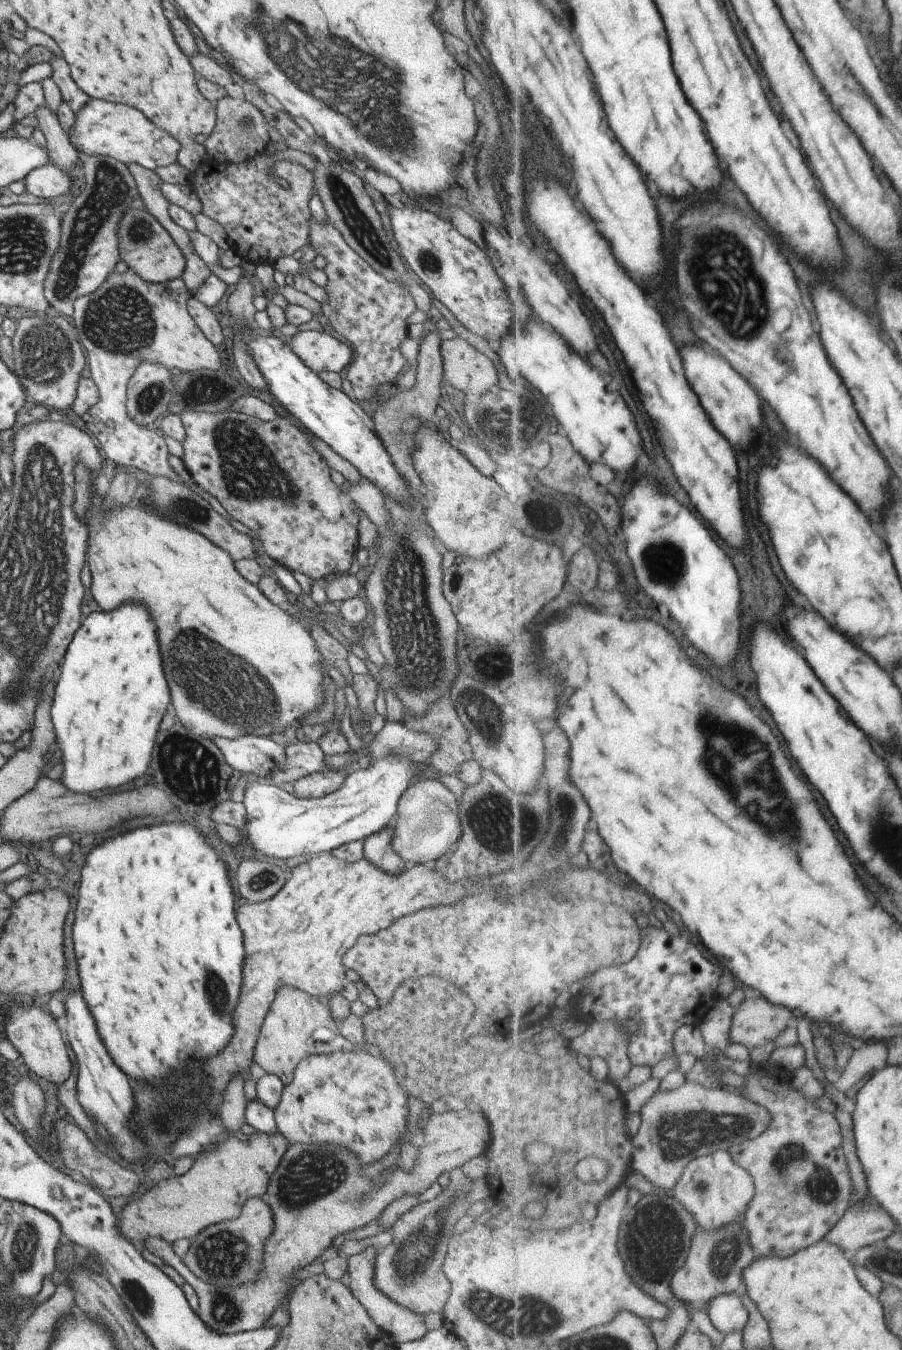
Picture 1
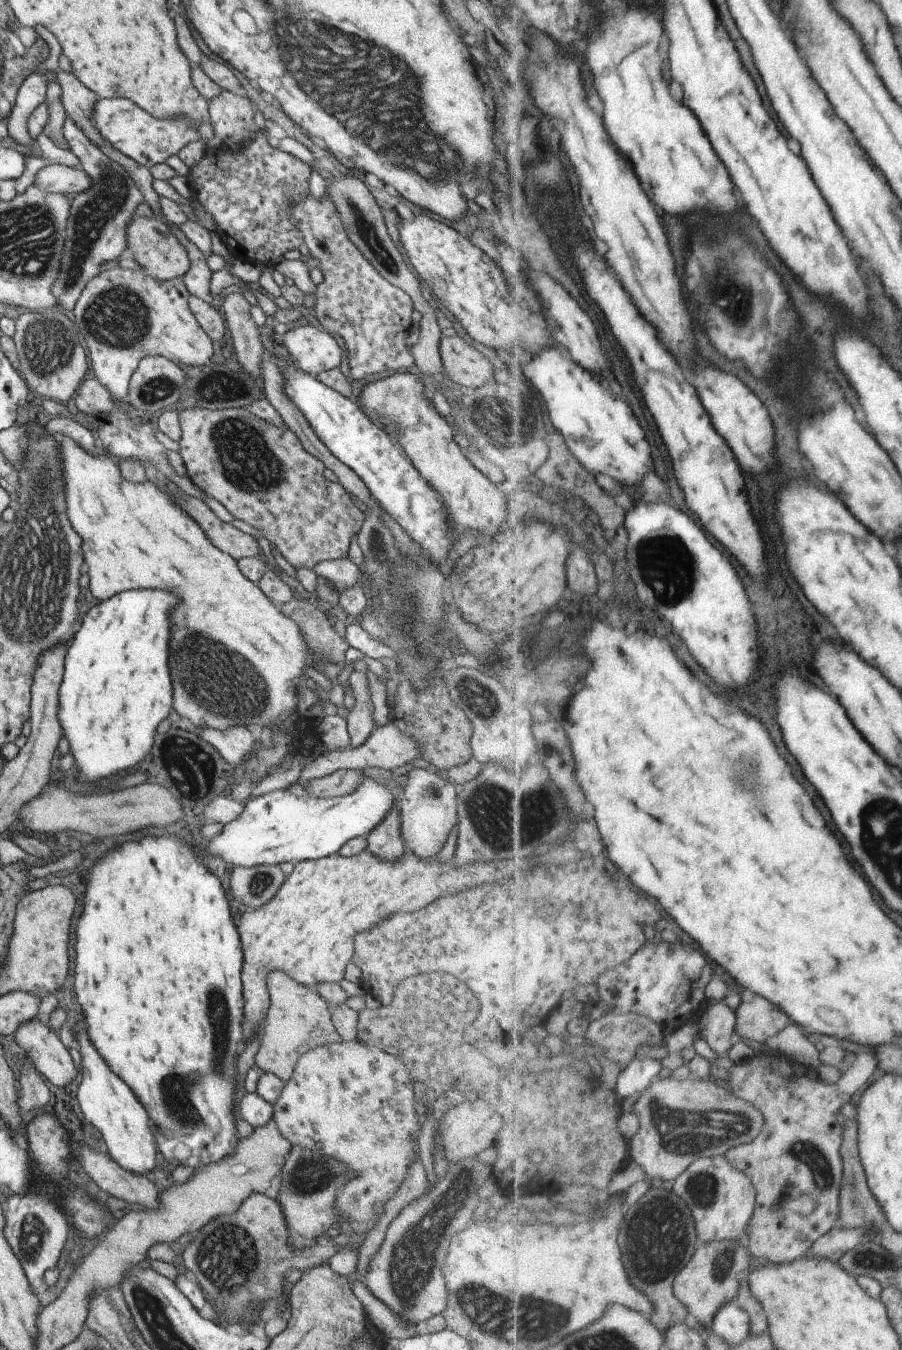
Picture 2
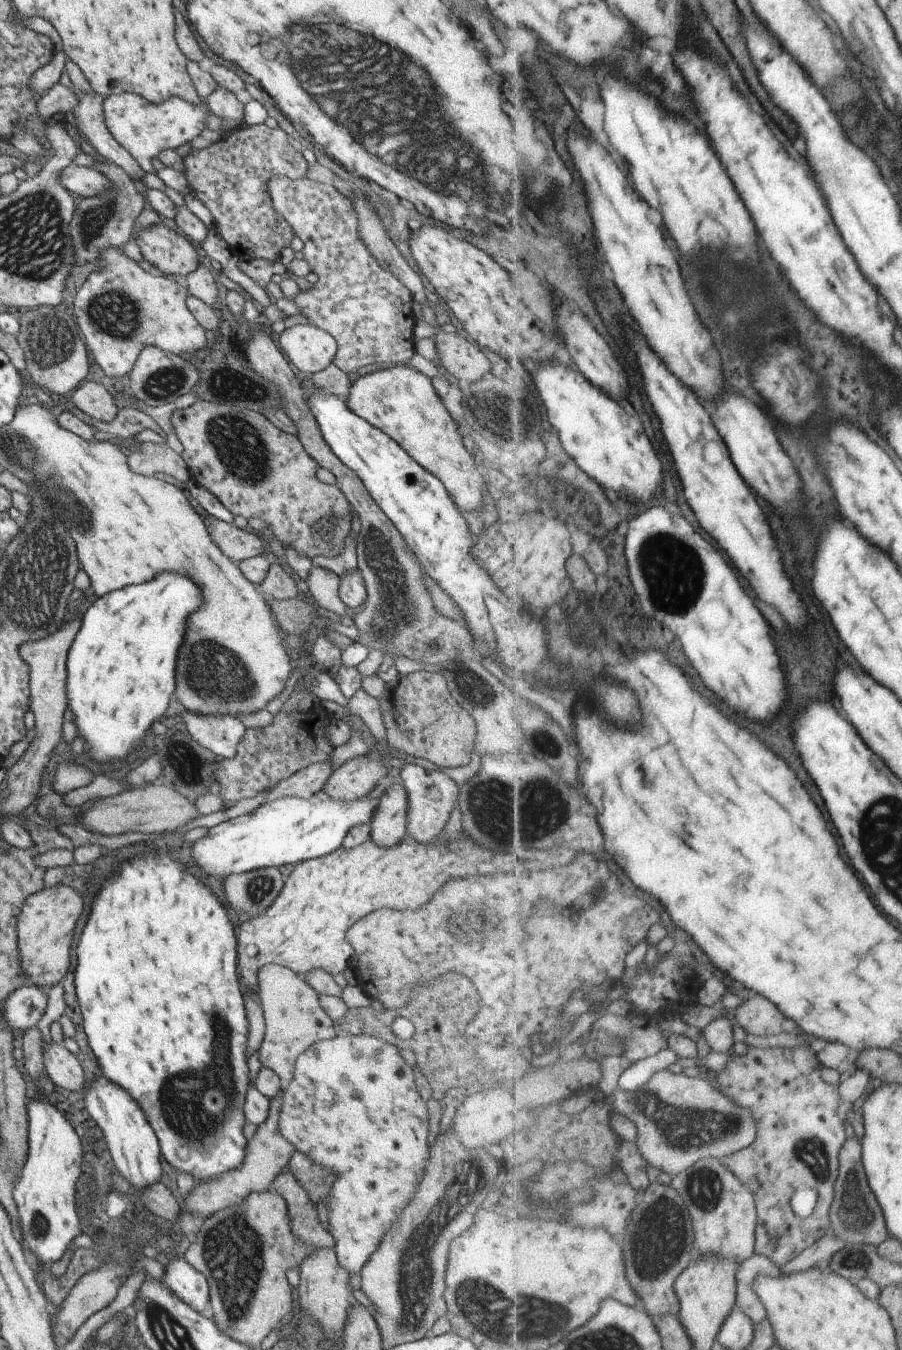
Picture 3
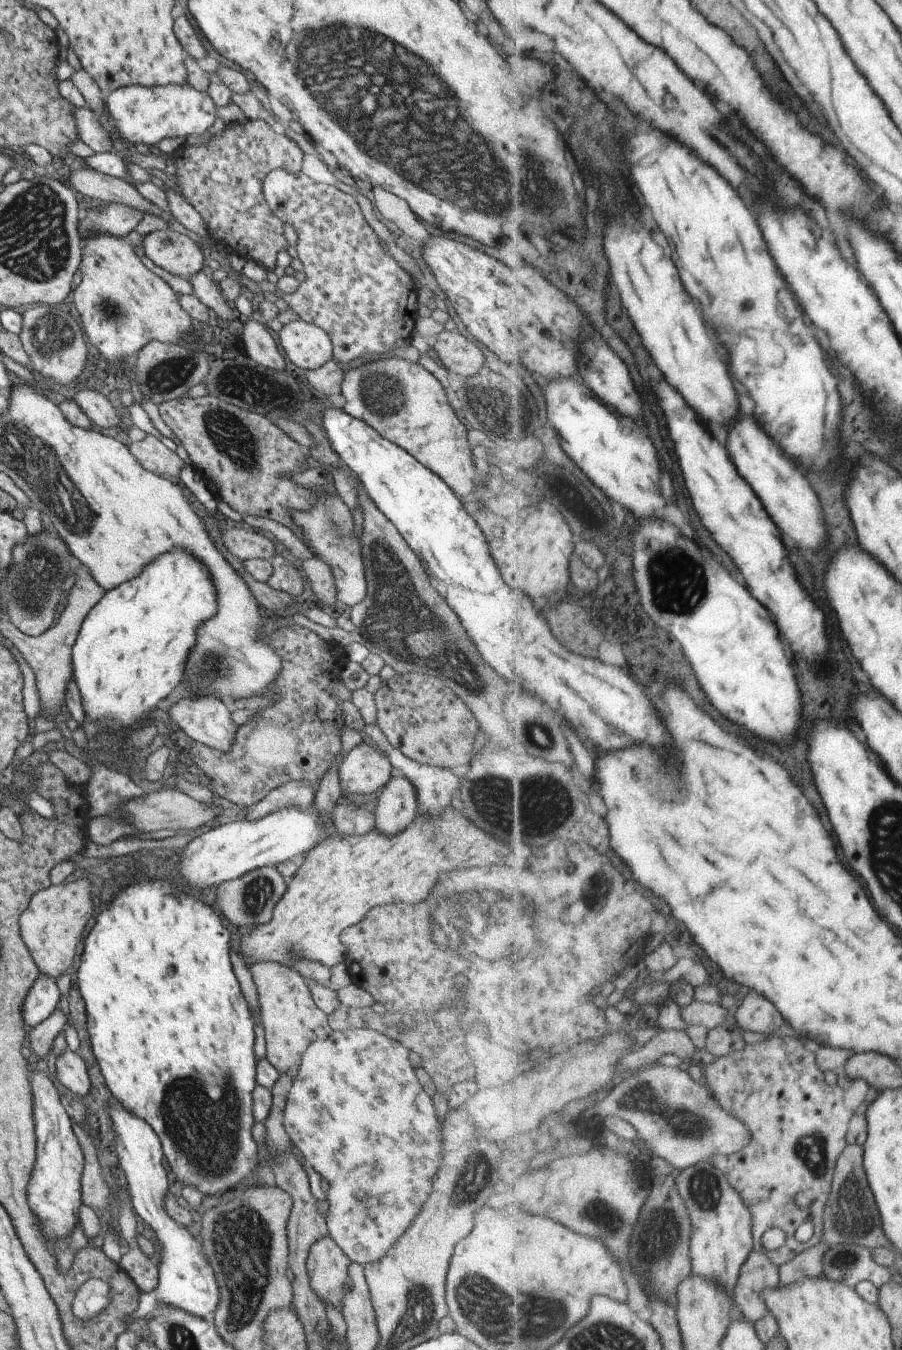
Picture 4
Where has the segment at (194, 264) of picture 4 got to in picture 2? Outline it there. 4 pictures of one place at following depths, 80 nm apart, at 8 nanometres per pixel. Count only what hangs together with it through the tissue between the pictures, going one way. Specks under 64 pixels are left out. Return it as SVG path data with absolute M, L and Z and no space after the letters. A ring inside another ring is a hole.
M132 217L126 228L127 256L132 257L149 277L168 281L183 276L189 268L185 247L175 238L170 228L155 217Z

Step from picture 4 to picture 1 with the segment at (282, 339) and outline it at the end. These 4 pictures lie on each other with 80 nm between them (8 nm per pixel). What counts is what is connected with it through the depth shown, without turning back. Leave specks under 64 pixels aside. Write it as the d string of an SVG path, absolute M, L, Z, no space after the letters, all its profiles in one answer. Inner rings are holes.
M301 330L289 337L286 343L302 364L315 373L333 371L341 373L351 360L350 346L335 340L323 331Z

